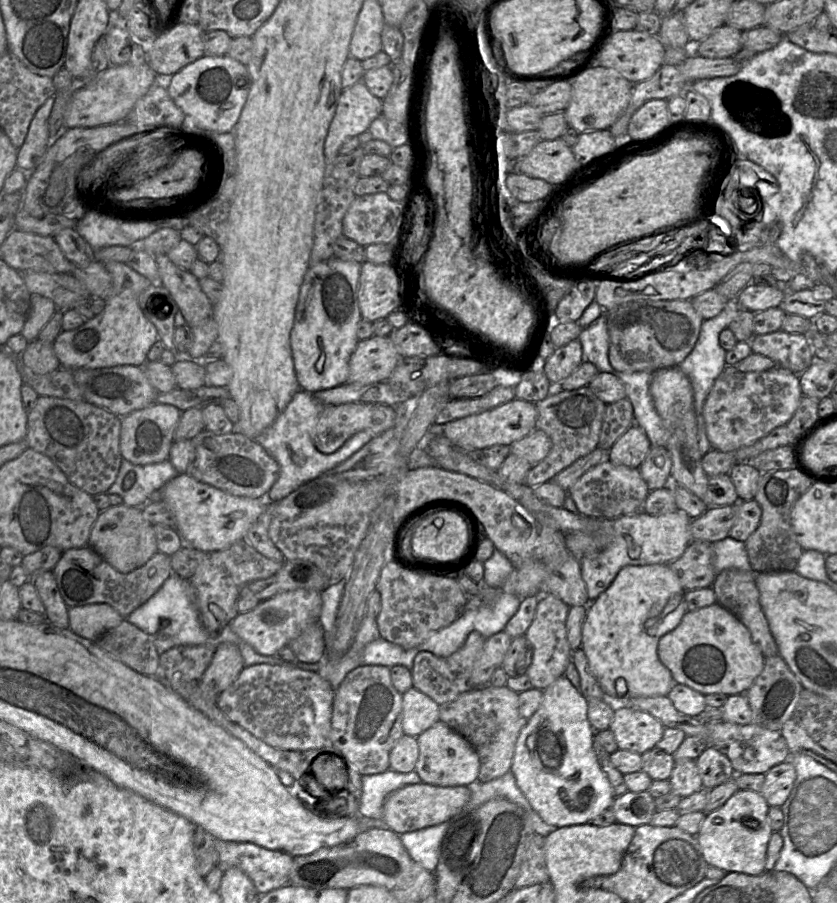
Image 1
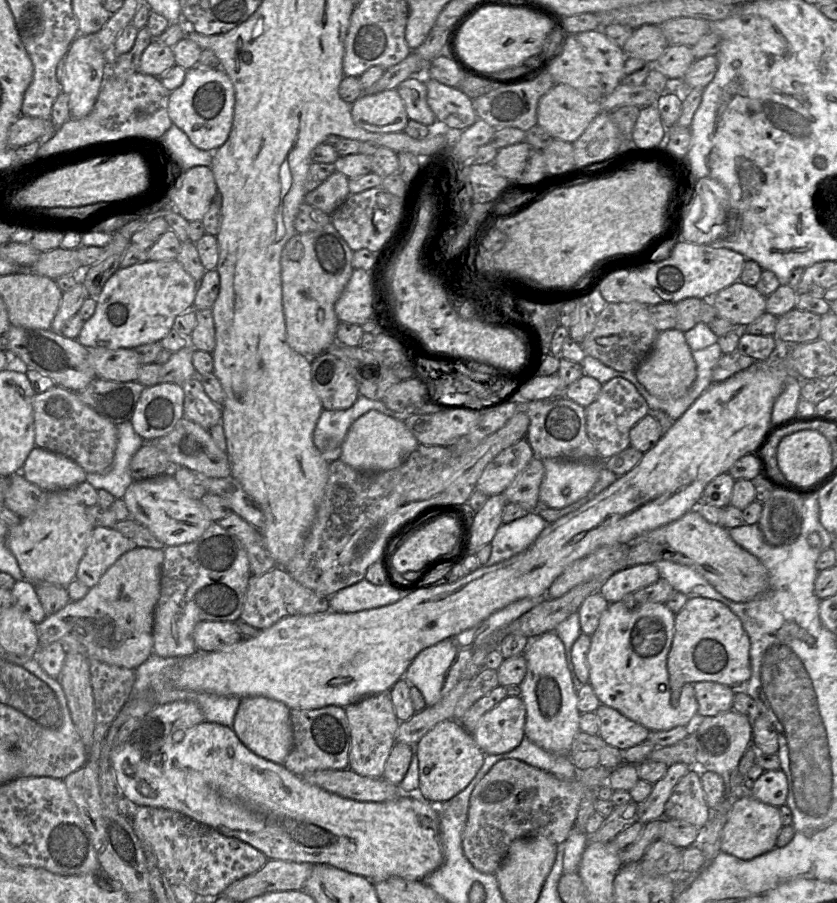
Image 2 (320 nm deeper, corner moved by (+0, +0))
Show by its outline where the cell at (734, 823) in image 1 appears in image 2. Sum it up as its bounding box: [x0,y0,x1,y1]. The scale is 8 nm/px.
[720,793,782,860]

